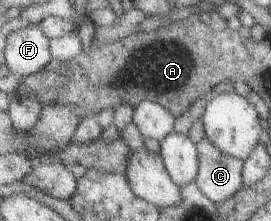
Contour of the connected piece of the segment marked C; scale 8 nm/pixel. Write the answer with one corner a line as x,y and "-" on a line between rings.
209,138
197,144
200,162
196,184
215,203
231,198
243,188
245,162
221,152

